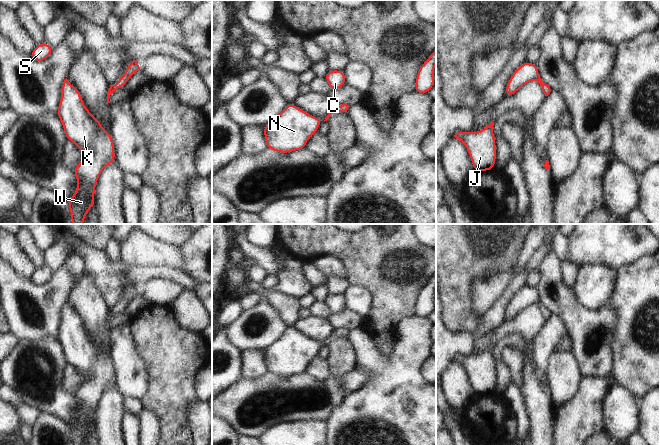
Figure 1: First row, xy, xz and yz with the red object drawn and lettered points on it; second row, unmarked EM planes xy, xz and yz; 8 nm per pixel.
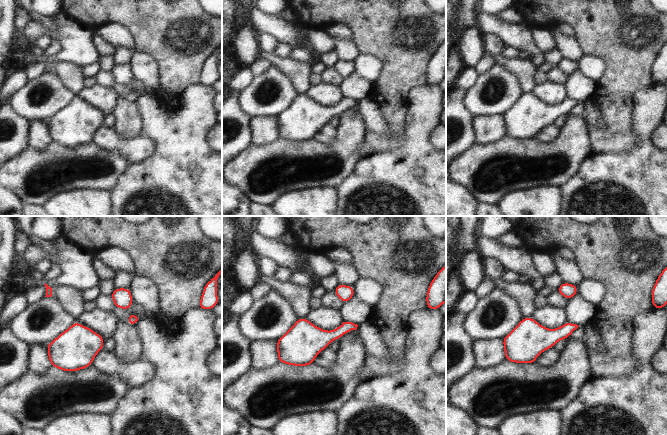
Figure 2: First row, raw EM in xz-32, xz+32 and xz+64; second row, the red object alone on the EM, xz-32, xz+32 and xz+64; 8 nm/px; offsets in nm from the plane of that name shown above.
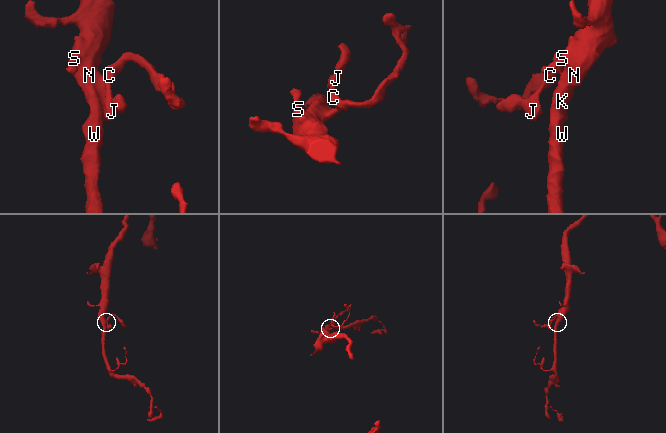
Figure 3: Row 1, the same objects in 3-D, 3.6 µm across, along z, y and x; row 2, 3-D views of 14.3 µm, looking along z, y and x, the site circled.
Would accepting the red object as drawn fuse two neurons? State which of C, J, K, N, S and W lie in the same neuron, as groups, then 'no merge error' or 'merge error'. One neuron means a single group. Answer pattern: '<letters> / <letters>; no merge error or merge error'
C J K N S W; no merge error

